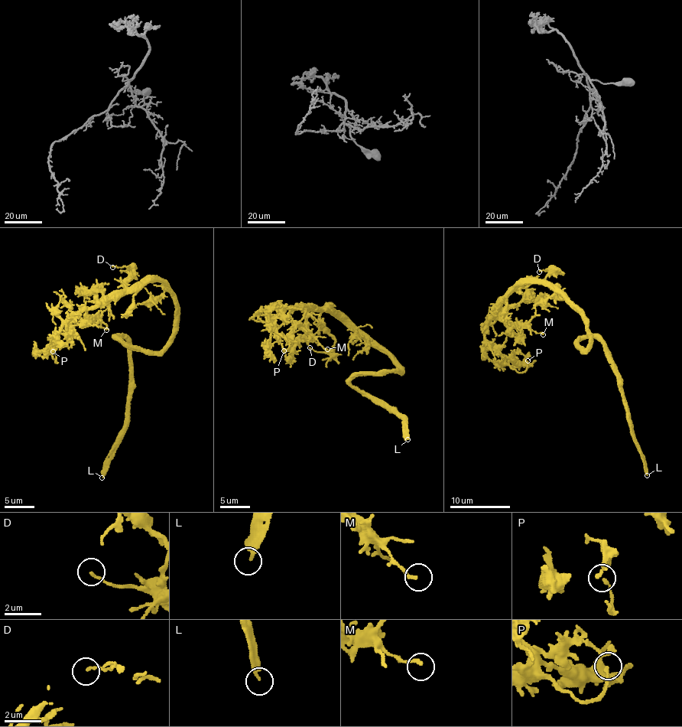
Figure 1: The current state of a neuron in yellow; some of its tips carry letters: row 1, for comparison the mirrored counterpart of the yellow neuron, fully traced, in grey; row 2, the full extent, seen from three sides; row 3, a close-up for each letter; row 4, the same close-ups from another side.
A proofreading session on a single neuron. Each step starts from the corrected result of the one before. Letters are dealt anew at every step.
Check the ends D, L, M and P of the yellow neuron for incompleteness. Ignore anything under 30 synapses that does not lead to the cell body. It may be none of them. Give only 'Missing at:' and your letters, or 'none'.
Missing at: L

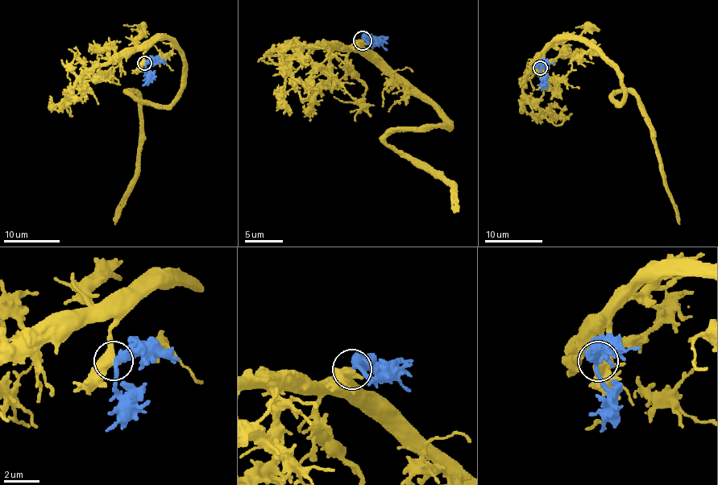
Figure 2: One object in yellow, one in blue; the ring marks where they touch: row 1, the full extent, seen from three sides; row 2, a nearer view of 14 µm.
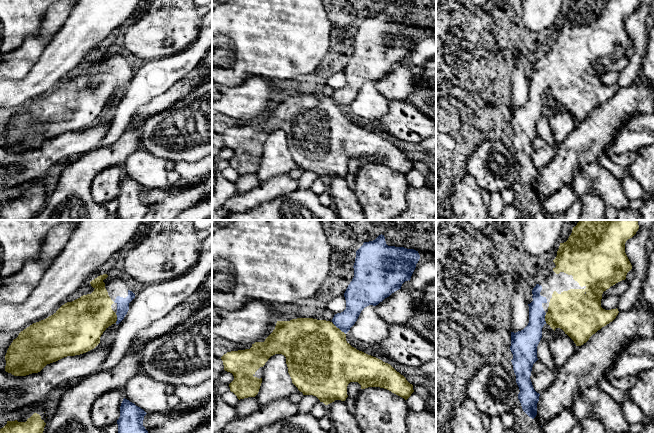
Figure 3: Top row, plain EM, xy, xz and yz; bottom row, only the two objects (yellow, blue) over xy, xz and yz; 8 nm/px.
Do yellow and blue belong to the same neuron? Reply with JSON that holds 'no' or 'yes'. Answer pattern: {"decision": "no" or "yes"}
{"decision": "yes"}

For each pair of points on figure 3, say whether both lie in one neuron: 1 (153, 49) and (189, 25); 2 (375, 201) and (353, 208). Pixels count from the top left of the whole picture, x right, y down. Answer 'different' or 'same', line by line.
1: same
2: different

